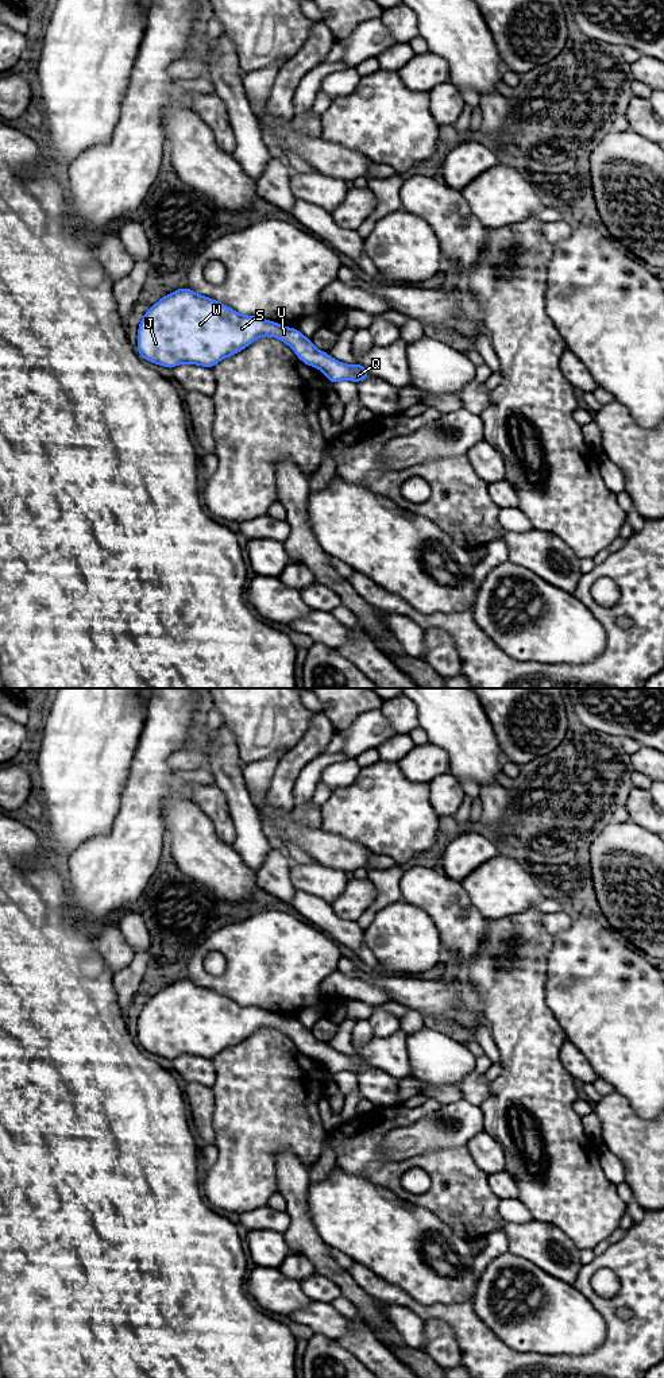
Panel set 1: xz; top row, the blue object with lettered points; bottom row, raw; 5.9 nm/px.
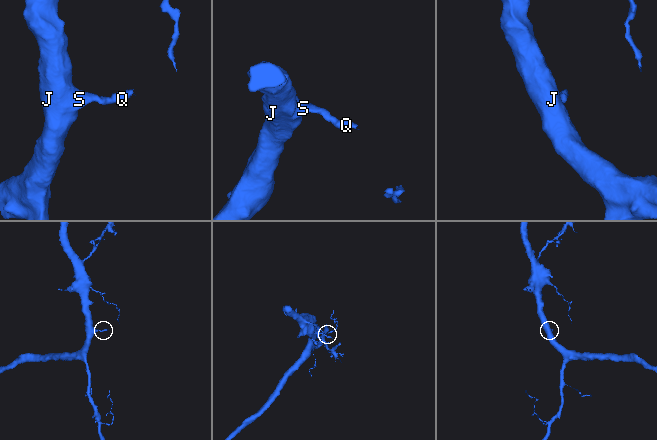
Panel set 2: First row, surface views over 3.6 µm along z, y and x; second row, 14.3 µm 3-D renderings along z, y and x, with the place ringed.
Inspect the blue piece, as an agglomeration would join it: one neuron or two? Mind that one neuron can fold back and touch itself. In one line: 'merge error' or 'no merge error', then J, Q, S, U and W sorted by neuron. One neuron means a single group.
no merge error; J Q S U W

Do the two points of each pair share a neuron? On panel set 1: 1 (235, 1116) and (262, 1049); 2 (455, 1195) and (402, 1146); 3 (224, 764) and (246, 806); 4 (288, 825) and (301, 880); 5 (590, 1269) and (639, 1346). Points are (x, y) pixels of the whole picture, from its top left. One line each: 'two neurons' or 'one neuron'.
1: one neuron
2: two neurons
3: one neuron
4: two neurons
5: one neuron

